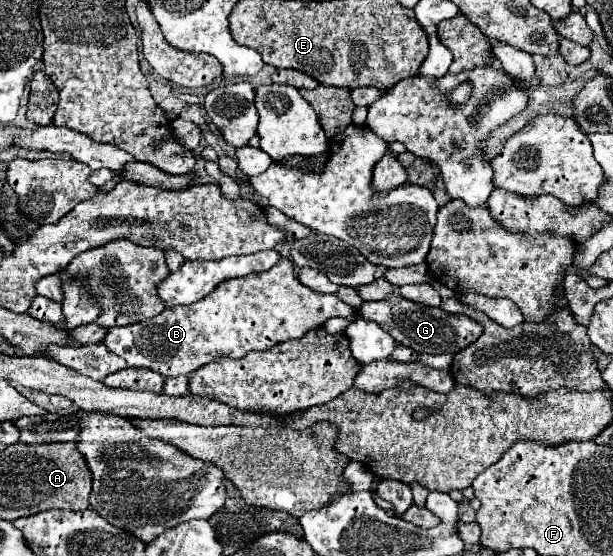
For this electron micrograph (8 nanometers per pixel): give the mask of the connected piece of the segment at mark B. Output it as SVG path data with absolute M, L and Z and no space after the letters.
M280 259L266 273L252 273L220 283L208 297L190 307L164 309L144 323L112 327L102 343L124 357L130 367L144 367L162 377L178 377L190 375L222 357L240 359L250 351L268 351L282 341L300 339L308 329L320 327L330 317L348 317L348 321L354 321L356 309L332 293L312 293L312 289L300 285L294 277L292 261Z

